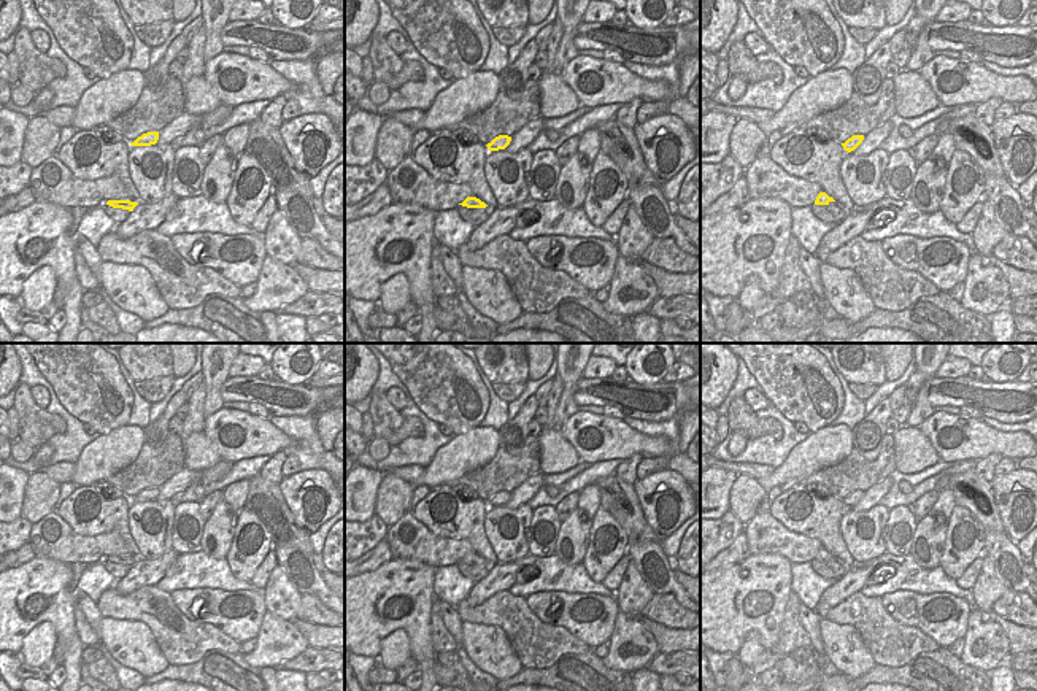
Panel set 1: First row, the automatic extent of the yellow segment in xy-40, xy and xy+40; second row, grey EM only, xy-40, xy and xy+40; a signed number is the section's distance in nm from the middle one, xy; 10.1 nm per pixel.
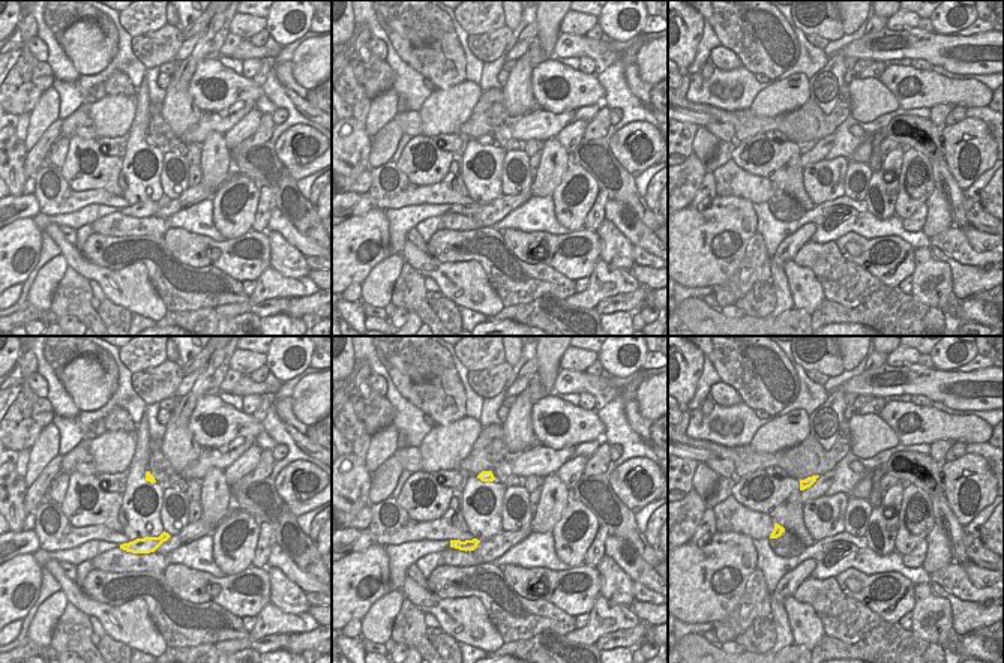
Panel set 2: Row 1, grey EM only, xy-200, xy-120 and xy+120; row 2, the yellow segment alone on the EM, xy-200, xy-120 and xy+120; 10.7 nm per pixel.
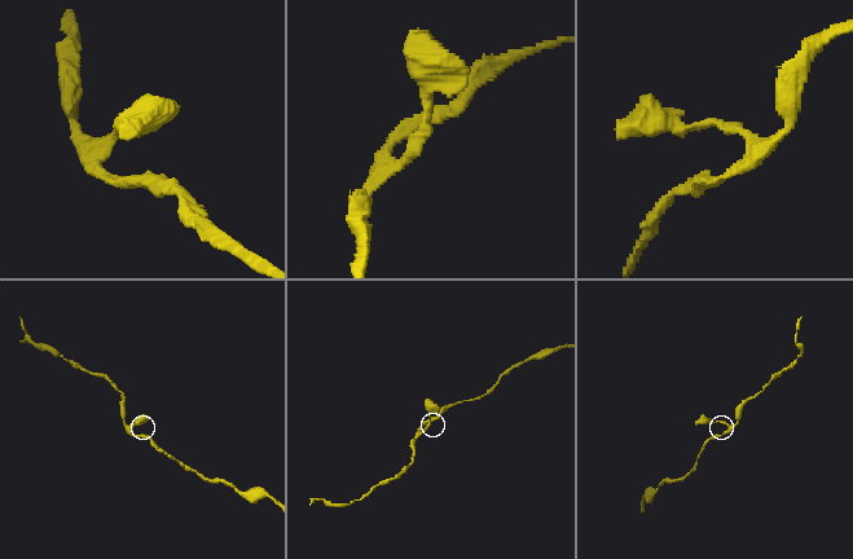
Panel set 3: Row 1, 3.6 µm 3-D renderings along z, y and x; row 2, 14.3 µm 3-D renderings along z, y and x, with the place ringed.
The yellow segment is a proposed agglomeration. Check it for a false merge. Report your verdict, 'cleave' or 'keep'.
keep

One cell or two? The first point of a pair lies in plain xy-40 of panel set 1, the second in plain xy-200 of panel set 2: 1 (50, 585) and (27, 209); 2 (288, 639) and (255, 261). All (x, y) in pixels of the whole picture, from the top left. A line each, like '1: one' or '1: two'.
1: two
2: two

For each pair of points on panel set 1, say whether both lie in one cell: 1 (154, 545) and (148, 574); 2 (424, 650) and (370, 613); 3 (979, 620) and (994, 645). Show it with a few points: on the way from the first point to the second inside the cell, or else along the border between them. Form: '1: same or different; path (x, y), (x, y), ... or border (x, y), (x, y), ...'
1: different; border (172, 548), (158, 556), (142, 559)
2: same; path (416, 634), (404, 621), (386, 621)
3: same; path (979, 626), (988, 639)

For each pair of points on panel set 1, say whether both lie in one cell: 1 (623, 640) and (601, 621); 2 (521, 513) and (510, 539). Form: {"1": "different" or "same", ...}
{"1": "different", "2": "same"}

